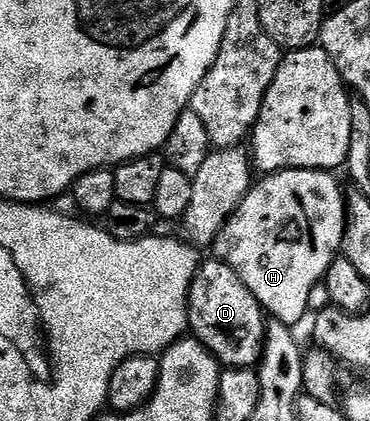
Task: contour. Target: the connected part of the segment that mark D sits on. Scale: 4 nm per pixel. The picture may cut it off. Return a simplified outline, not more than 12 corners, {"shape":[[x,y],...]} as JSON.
{"shape":[[216,257],[198,266],[190,334],[226,368],[254,368],[265,311]]}

